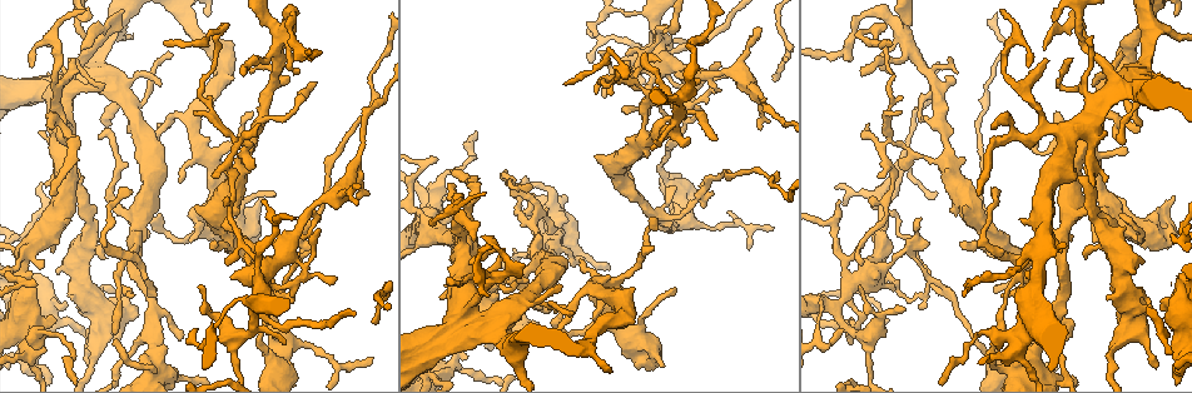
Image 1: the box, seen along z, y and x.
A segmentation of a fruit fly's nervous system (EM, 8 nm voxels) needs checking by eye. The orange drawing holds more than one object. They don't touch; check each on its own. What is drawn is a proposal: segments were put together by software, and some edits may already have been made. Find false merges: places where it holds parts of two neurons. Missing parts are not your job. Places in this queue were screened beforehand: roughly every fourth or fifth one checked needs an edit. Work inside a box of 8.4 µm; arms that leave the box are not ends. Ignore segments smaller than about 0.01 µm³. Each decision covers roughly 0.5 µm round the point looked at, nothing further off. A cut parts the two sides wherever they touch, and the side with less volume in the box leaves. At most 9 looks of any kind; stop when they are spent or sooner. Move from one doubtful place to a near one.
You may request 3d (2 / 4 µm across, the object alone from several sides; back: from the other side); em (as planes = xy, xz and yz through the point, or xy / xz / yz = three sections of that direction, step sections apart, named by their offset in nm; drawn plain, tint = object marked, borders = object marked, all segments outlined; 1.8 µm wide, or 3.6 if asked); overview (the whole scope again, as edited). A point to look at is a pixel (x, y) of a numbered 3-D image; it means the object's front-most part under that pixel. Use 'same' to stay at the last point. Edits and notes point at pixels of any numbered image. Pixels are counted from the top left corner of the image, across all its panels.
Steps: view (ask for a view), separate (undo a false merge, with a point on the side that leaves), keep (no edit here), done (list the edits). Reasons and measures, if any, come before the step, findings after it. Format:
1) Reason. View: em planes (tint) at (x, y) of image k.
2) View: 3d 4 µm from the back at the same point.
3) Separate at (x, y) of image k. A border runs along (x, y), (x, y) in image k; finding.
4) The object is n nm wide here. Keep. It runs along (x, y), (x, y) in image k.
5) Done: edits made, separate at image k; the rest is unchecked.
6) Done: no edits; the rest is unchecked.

Sharp bend. View: em planes (borders) at (464, 304) of image 1.

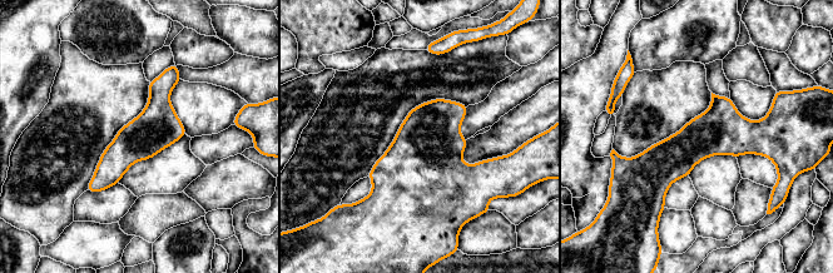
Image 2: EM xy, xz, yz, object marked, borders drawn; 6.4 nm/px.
Keep. It runs along (776, 130), (630, 163) in image 2; all the same neuron.

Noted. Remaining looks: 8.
Two arms at a narrow angle. View: 3d 2 µm at (1175, 322) of image 1.

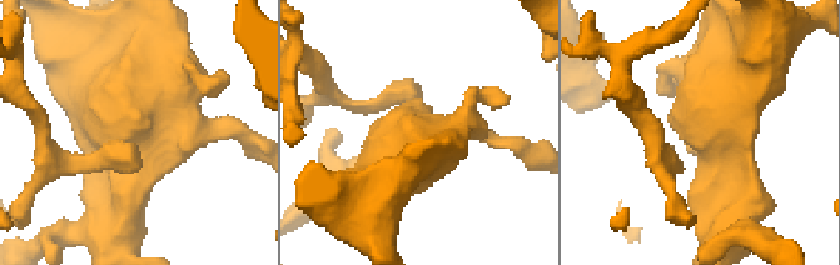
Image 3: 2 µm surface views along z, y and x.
View: em yz step 8 (plain) at (124, 124) of image 3.

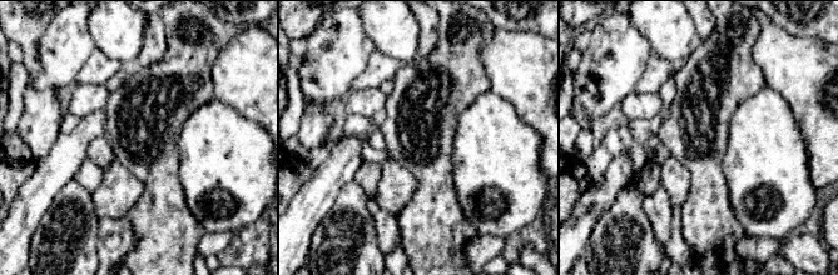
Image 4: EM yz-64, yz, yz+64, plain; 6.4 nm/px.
With the object marked. View: em yz step 8 (tint) at the same point.

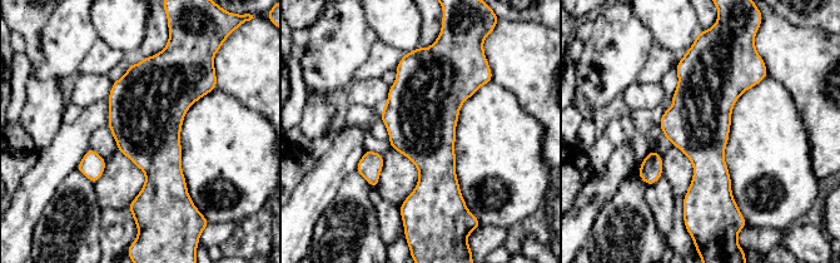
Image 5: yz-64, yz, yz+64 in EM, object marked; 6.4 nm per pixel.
The object is 400 nm wide here. Keep. All the same neuron.

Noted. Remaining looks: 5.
Arms part here. View: em planes (plain) at (272, 362) of image 1.

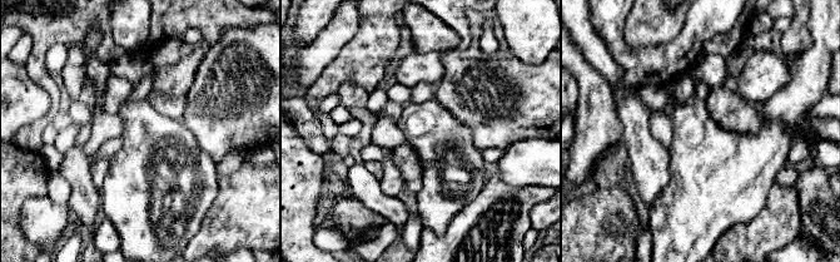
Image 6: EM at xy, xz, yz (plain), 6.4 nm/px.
View: em planes (borders) at the same point.

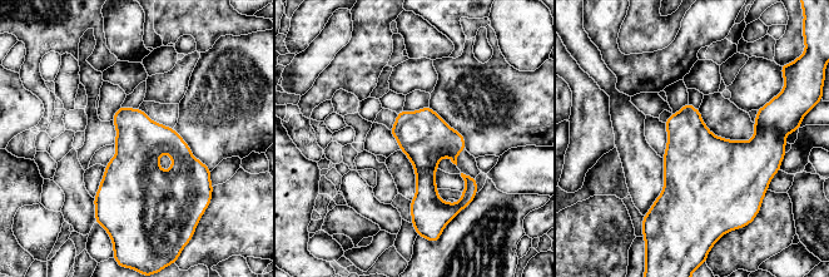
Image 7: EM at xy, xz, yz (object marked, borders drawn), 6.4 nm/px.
The object is 320 nm wide here. Keep. Continuous, no second neuron.

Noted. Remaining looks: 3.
Calibre changes. View: em 3.6 µm planes (tint) at (940, 126) of image 1.

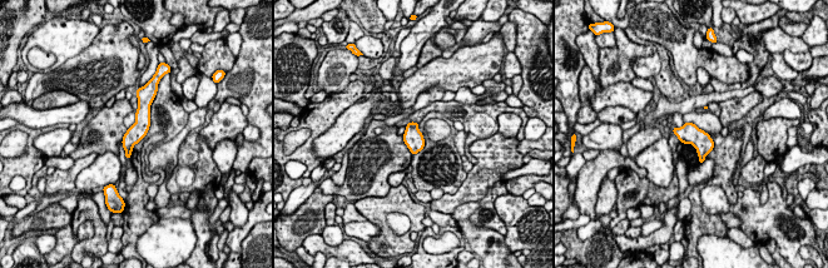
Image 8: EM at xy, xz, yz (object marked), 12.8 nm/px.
Keep. It runs along (140, 103), (142, 125), (128, 153) in image 8; one neuron here.

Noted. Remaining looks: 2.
Done: no edits; the rest is unchecked.

